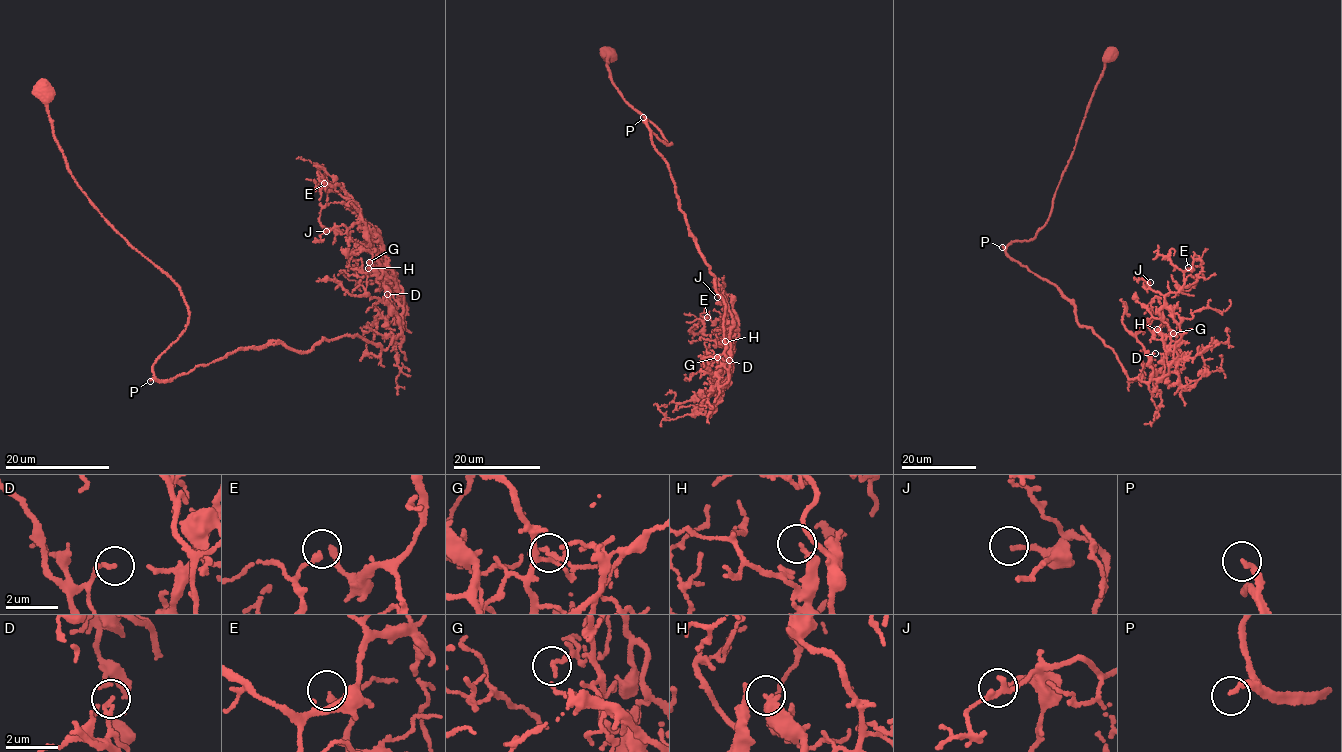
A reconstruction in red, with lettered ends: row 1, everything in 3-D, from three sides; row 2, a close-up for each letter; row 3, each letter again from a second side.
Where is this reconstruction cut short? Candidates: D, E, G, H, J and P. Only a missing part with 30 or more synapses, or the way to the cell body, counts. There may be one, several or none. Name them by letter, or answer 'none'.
none

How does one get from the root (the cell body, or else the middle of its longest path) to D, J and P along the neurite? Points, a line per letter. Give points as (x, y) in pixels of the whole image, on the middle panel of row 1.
D: (682, 211), (725, 306), (723, 336), (729, 376), (729, 360)
J: (682, 211), (725, 306), (724, 350), (730, 365), (723, 383), (722, 363), (736, 328), (732, 298), (717, 297)
P: (682, 211), (669, 167), (652, 144), (643, 117)

